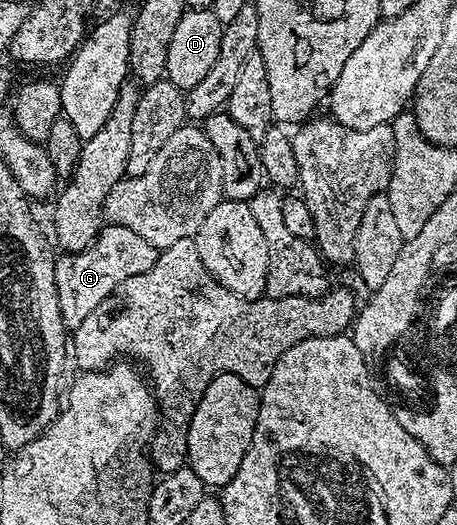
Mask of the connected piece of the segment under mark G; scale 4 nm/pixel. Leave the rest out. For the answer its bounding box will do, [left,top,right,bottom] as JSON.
[54,223,159,329]

